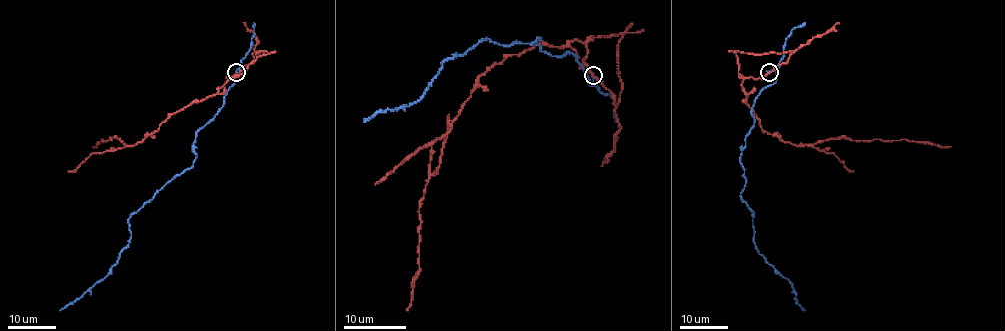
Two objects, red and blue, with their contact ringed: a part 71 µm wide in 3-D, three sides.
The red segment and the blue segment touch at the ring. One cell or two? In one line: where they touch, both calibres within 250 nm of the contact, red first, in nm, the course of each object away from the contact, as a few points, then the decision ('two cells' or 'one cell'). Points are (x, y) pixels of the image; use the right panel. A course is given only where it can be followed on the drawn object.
place (769, 72); calibres 170 and 200 nm; course red (768, 72), (757, 78), (747, 77), (742, 88), (761, 128), (784, 141), (813, 145), (841, 136), (951, 146); course blue (768, 72), (776, 70), (776, 82), (753, 107), (740, 197), (759, 253), (805, 310); two cells

